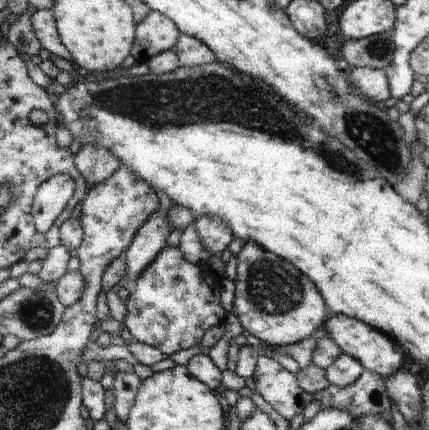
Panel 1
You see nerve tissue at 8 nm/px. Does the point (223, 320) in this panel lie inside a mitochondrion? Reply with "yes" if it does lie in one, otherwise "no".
no

